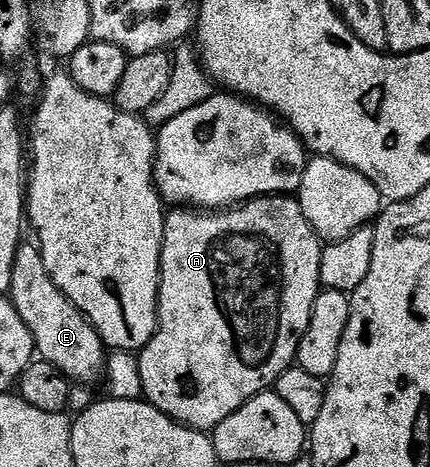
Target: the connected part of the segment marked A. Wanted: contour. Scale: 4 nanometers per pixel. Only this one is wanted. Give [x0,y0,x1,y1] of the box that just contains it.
[139,195,322,431]

